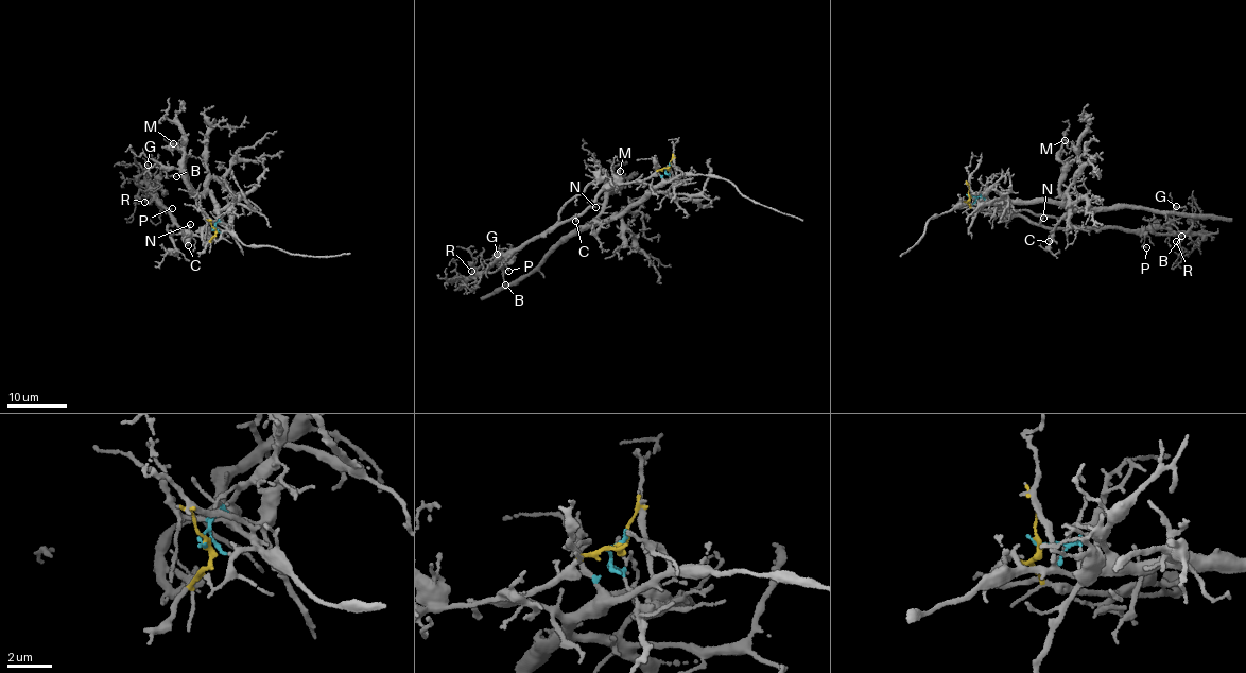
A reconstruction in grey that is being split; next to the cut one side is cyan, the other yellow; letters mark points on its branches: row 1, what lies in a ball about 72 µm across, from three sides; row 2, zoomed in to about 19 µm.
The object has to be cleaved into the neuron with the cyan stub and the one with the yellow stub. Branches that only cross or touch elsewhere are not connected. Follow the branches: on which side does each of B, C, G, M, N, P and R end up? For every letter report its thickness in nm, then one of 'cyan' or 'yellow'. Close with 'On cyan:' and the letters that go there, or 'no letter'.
B: 130 nm | yellow
C: 130 nm | yellow
G: 160 nm | yellow
M: 140 nm | cyan
N: 120 nm | yellow
P: 110 nm | yellow
R: 150 nm | yellow
On cyan: M

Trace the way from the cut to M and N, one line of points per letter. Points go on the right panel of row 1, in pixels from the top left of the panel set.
M: (969, 195), (996, 203), (1047, 197), (1069, 207), (1060, 180), (1061, 172), (1076, 157), (1063, 139)
N: (969, 195), (969, 206), (989, 210), (1005, 208), (1039, 224), (1043, 218)

